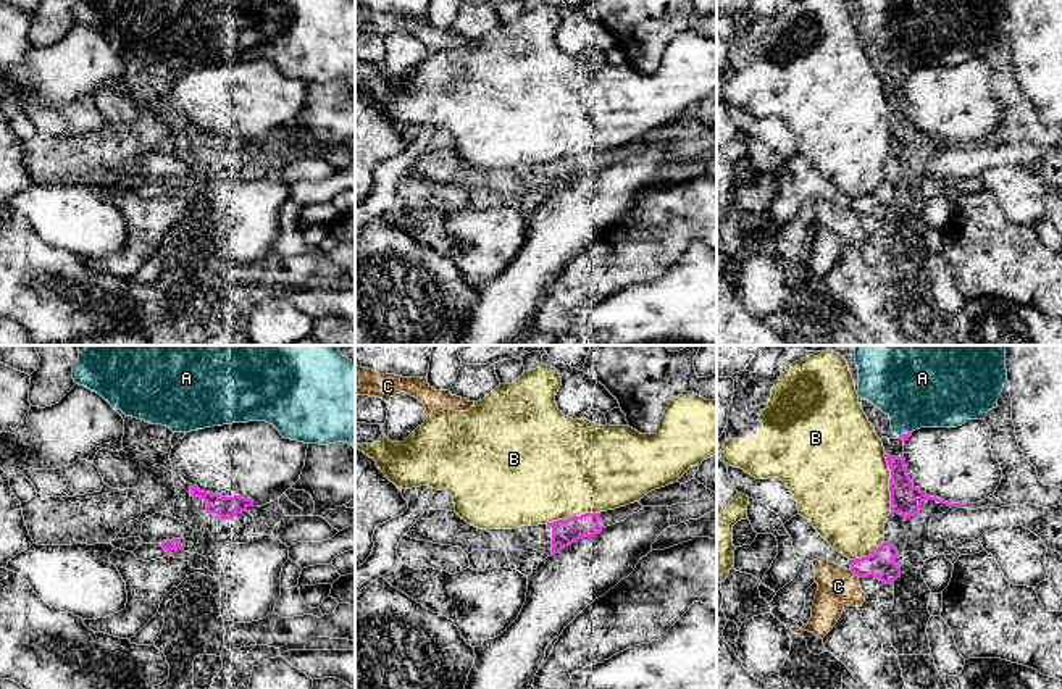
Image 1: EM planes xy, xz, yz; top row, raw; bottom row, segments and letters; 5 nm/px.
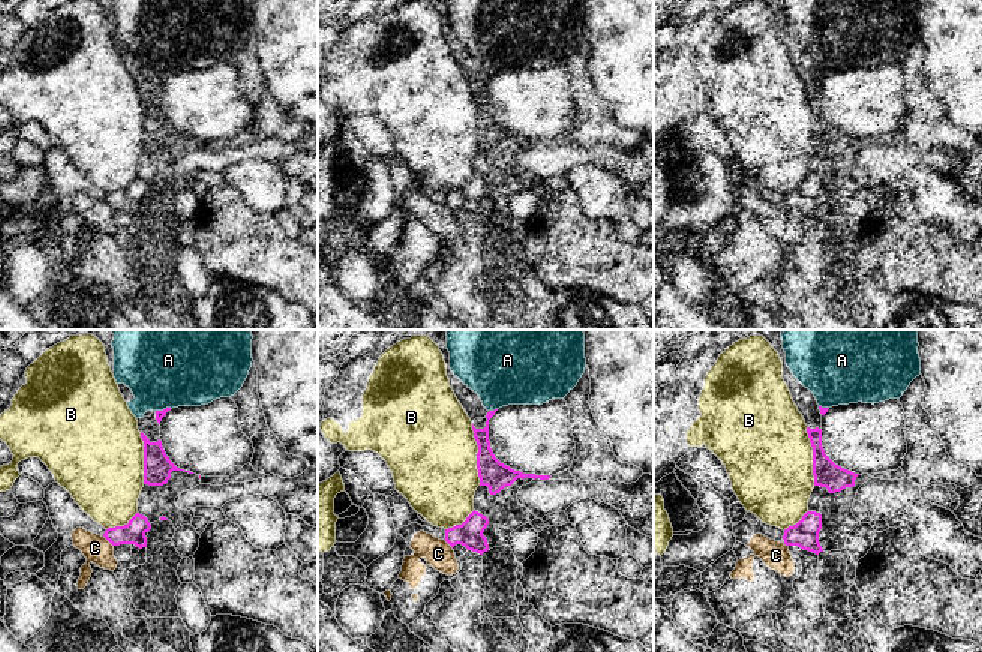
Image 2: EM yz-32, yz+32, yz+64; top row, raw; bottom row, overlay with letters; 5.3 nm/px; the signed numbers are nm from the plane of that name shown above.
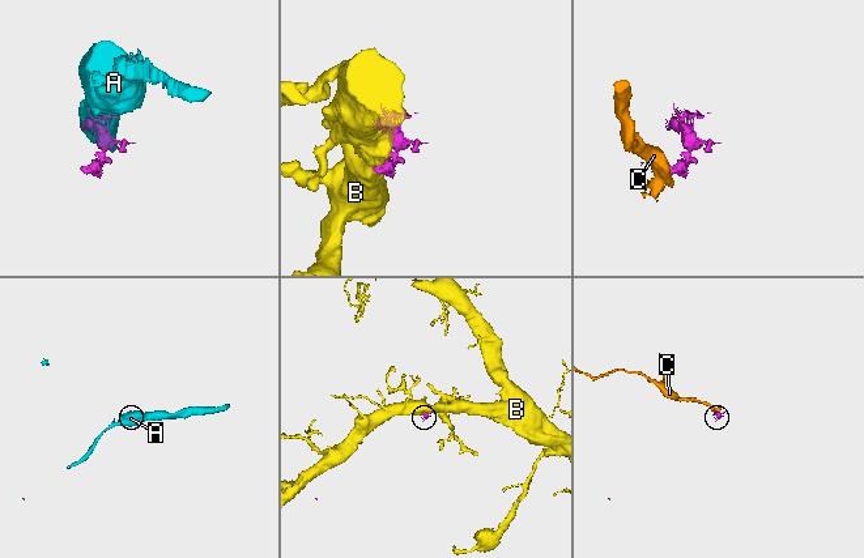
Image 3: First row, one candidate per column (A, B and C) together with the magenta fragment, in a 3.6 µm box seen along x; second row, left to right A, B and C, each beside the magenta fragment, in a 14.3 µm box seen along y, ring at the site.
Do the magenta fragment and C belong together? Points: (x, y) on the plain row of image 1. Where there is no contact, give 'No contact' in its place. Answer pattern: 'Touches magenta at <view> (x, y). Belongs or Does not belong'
Touches magenta at yz (854, 212). Does not belong

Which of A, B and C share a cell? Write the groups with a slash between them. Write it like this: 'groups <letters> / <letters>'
groups A / B / C

